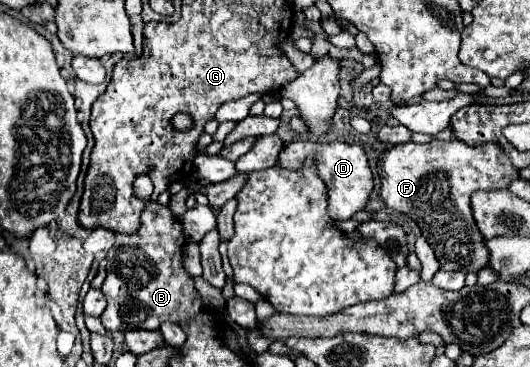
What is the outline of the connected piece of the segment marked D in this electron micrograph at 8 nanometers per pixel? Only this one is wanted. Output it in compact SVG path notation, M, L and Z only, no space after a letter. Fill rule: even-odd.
M313 143L311 149L319 155L319 175L329 187L329 215L337 221L347 221L365 209L373 193L373 173L365 149L349 143Z

